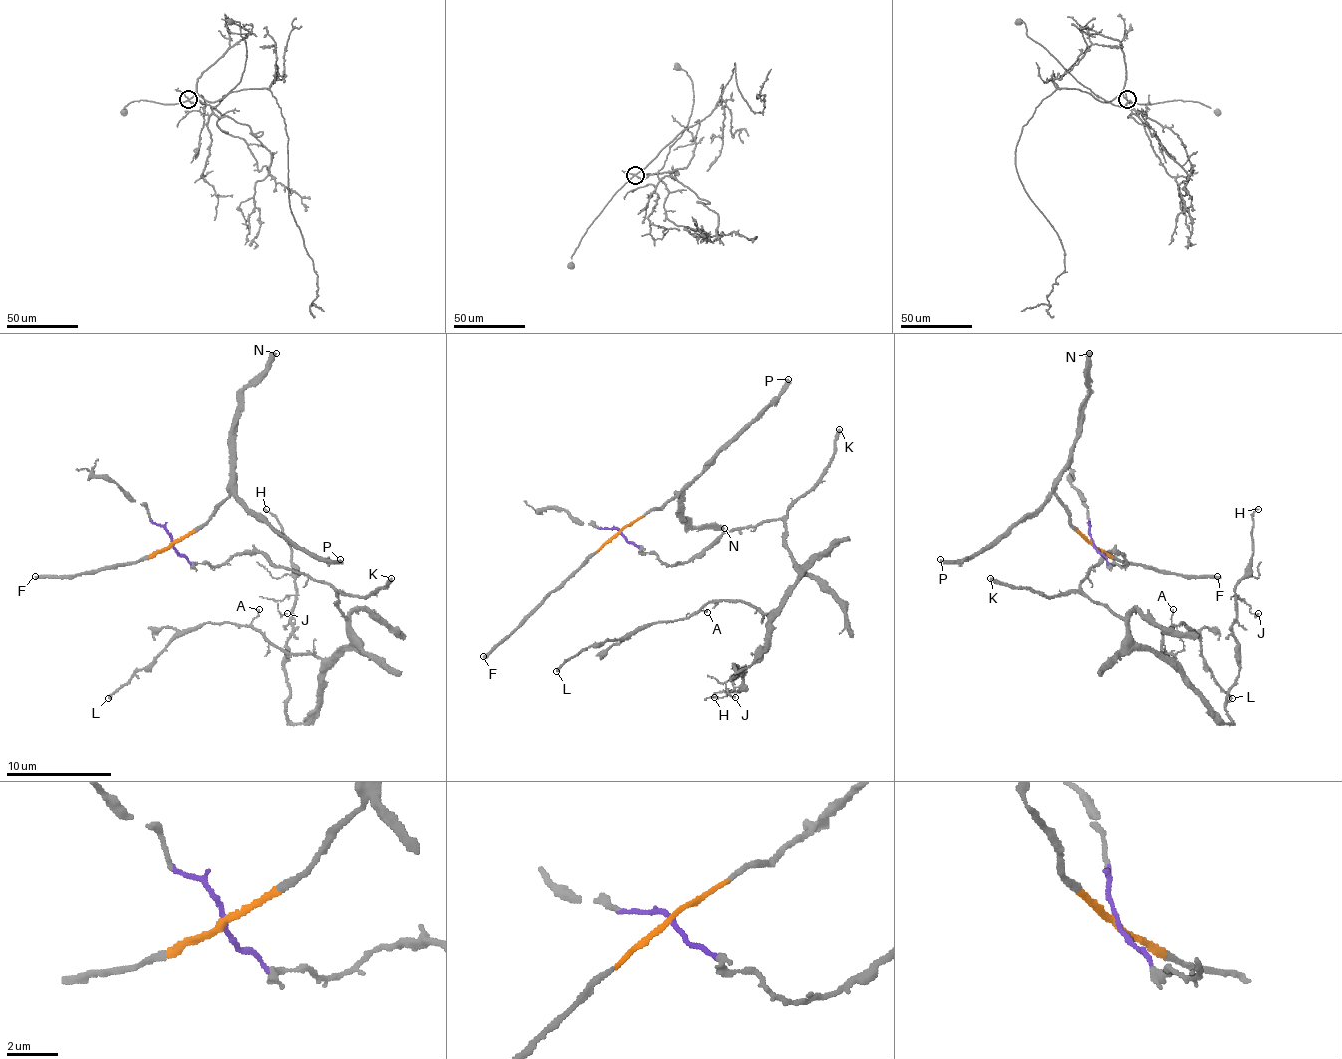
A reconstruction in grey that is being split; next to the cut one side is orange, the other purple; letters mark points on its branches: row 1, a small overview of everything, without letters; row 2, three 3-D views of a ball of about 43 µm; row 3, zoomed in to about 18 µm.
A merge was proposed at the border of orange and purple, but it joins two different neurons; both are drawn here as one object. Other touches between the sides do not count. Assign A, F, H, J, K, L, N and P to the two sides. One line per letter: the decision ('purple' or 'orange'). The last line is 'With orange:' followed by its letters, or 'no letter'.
A: purple
F: orange
H: purple
J: purple
K: purple
L: purple
N: orange
P: orange
With orange: F, N, P

